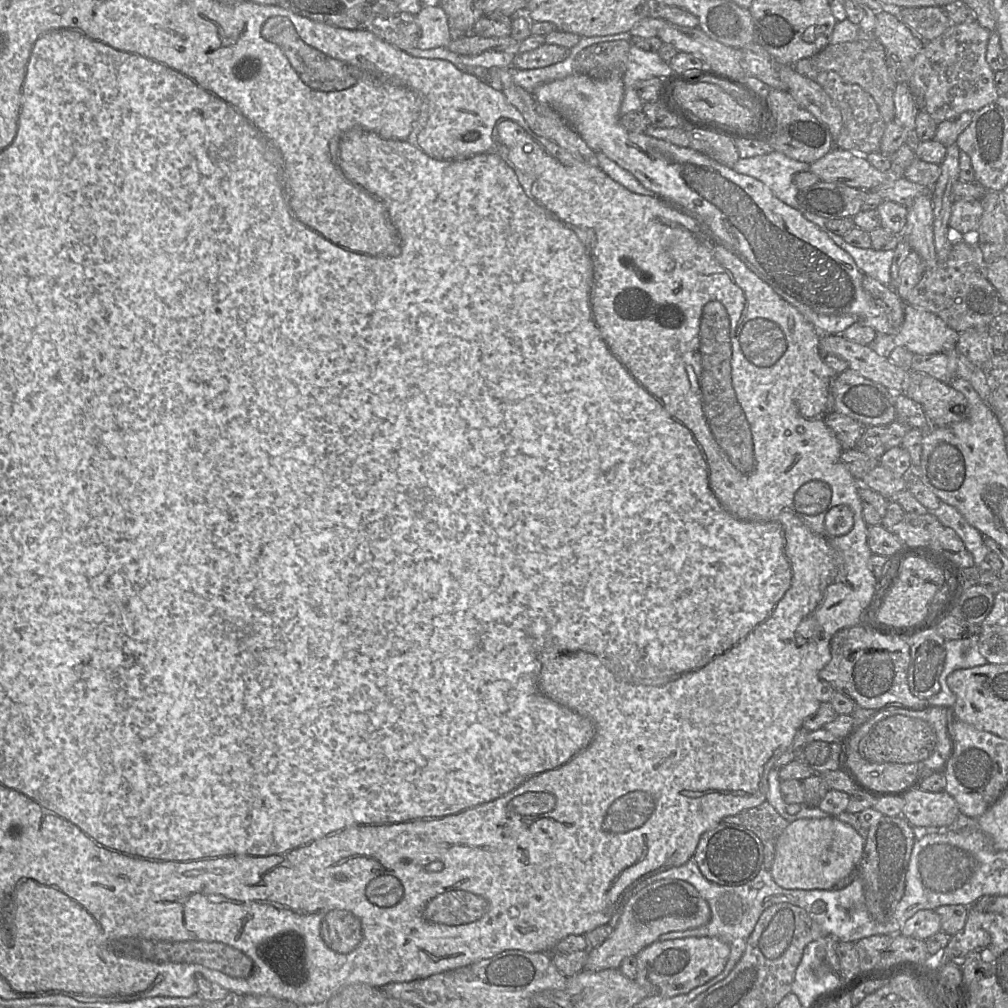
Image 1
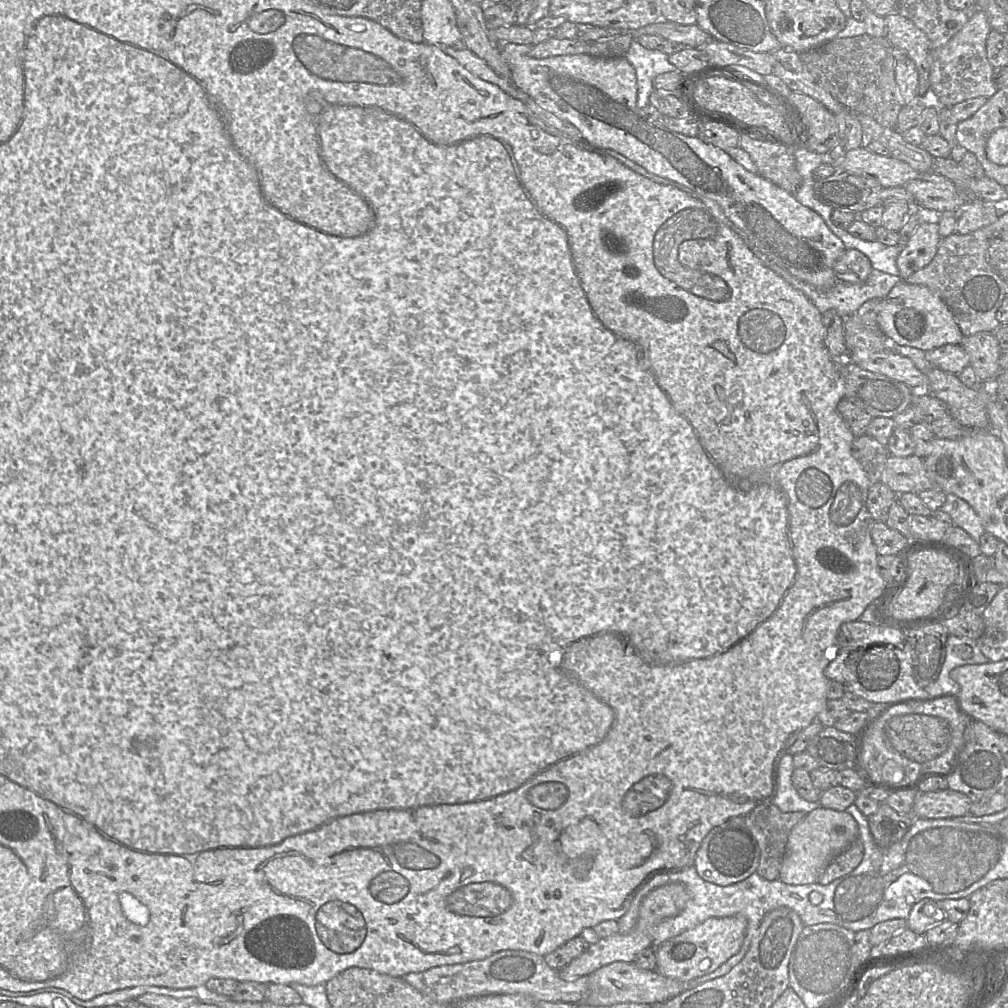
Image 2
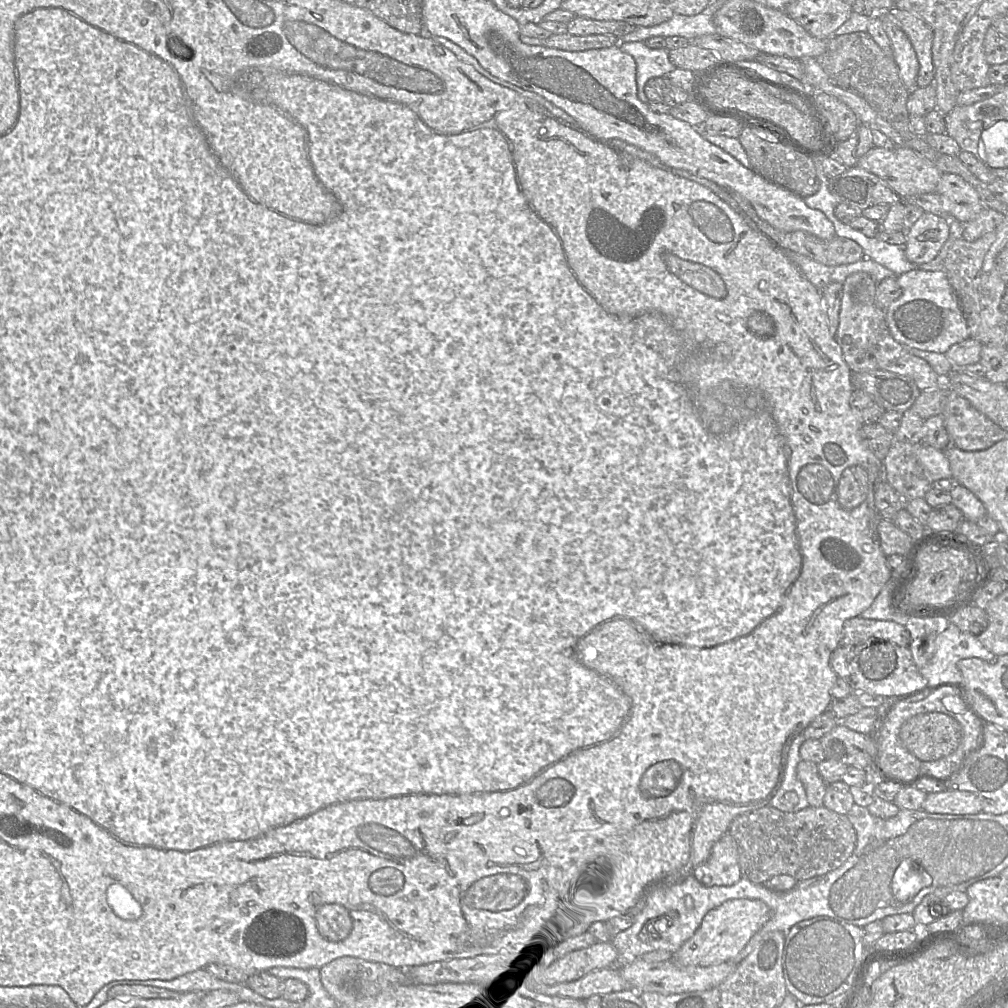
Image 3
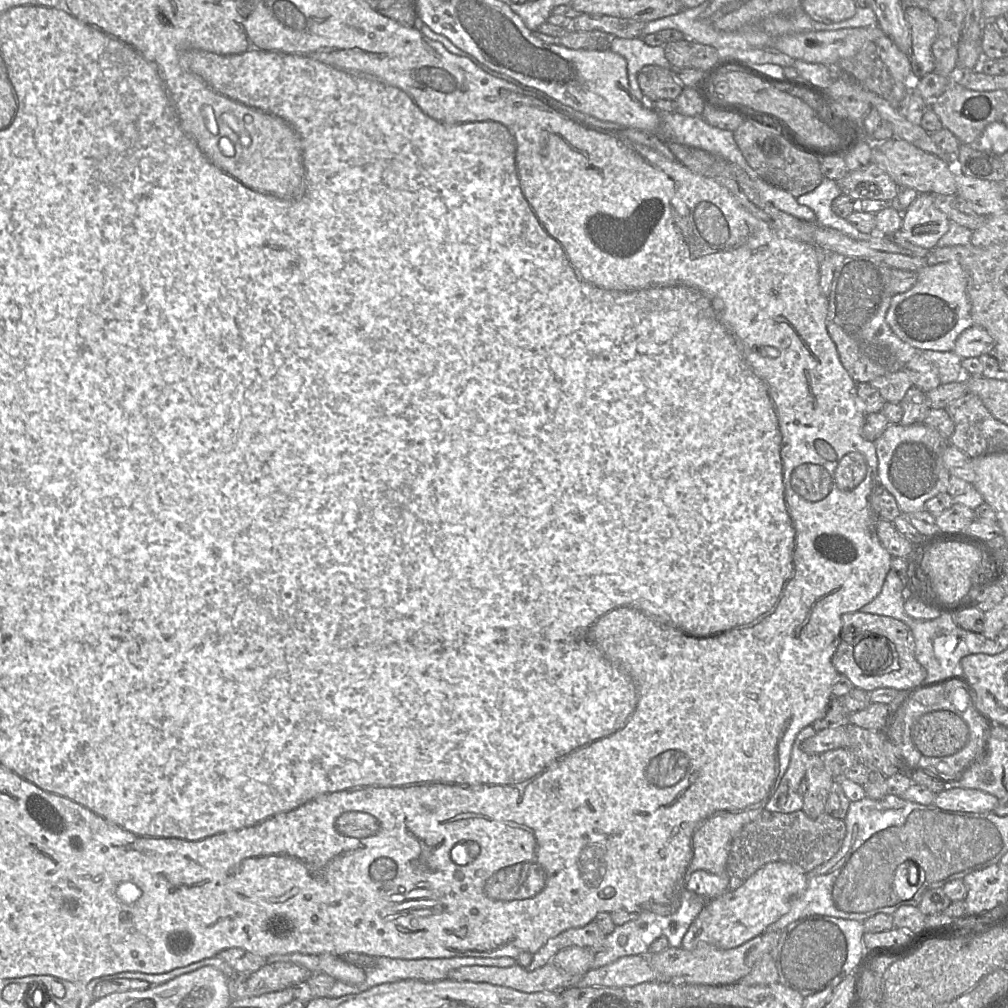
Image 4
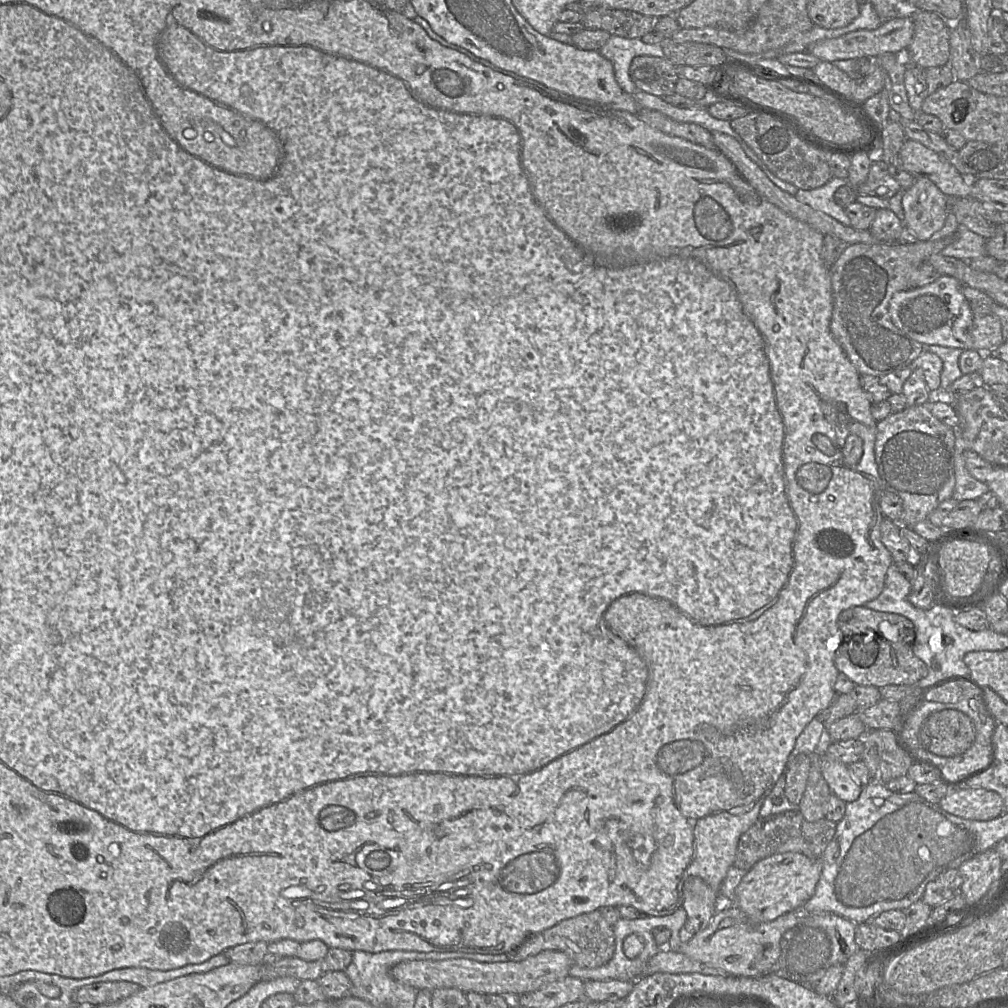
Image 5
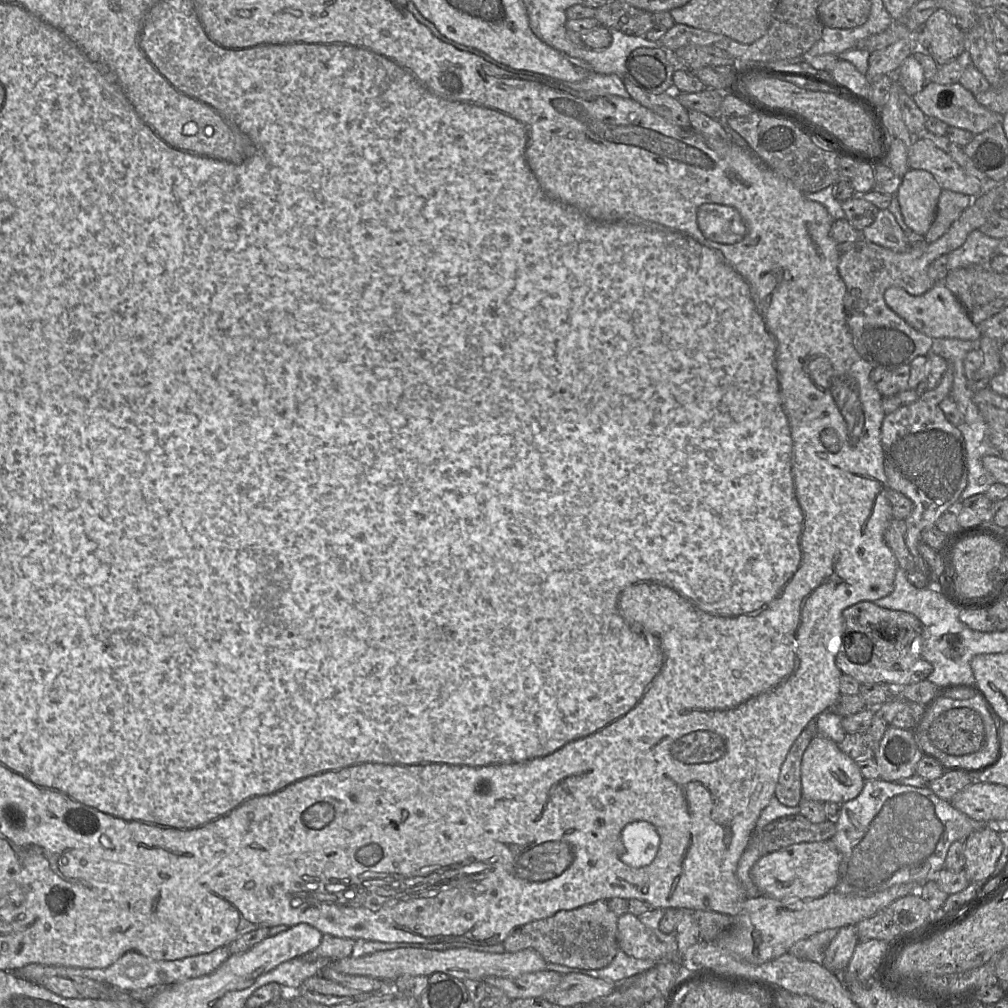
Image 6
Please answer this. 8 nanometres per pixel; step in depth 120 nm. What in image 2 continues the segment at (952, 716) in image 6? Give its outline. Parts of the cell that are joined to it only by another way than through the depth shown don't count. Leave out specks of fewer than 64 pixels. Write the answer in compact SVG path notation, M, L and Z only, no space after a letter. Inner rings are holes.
M924 714L893 717L885 724L884 732L893 749L920 764L945 752L951 740L949 725L944 719Z

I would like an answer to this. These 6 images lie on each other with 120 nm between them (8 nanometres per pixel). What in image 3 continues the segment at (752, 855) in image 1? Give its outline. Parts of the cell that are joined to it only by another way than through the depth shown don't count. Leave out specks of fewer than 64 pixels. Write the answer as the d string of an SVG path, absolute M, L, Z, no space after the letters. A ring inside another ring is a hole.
M727 831L712 847L708 860L693 875L704 886L731 886L741 878L738 846Z

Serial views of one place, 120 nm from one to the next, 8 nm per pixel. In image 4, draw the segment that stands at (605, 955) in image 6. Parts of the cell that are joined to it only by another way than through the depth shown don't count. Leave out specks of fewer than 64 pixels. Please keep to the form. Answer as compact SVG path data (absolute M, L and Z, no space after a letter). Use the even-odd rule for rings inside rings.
M594 920L582 928L568 929L549 939L543 947L532 955L530 963L522 968L527 971L541 968L560 950L568 947L588 948L597 953L604 948L606 936Z

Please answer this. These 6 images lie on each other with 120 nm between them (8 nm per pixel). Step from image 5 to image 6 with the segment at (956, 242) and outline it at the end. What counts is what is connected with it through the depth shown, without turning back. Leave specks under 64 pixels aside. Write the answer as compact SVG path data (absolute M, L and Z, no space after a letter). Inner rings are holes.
M979 229L972 231L962 246L947 255L949 271L973 265L988 266L997 254L999 240L985 235Z

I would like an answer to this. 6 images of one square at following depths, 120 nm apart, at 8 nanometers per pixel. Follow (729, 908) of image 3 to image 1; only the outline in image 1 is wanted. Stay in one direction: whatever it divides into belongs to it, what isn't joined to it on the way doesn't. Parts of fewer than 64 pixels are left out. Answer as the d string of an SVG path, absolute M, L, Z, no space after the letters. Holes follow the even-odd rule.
M686 937L656 941L637 954L635 981L650 995L674 997L687 994L719 975L730 956L730 946L714 937Z

